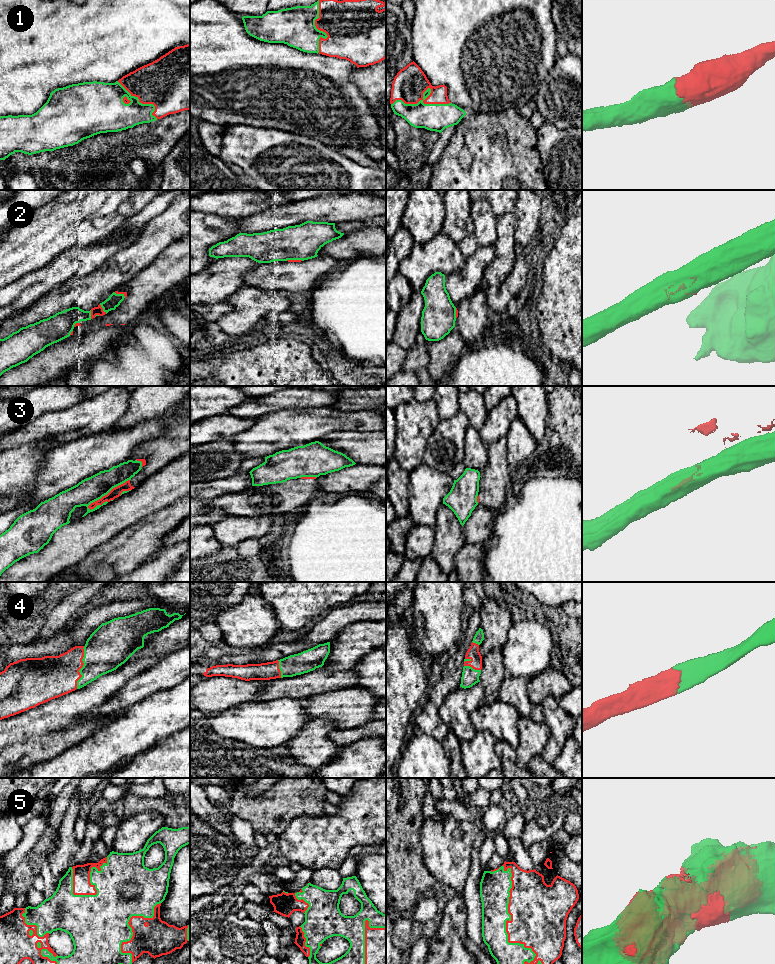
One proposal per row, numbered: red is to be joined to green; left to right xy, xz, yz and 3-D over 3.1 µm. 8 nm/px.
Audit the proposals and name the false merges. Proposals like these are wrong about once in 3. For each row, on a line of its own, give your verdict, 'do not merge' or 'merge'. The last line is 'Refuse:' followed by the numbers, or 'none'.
1: merge
2: do not merge
3: do not merge
4: merge
5: merge
Refuse: 2, 3

